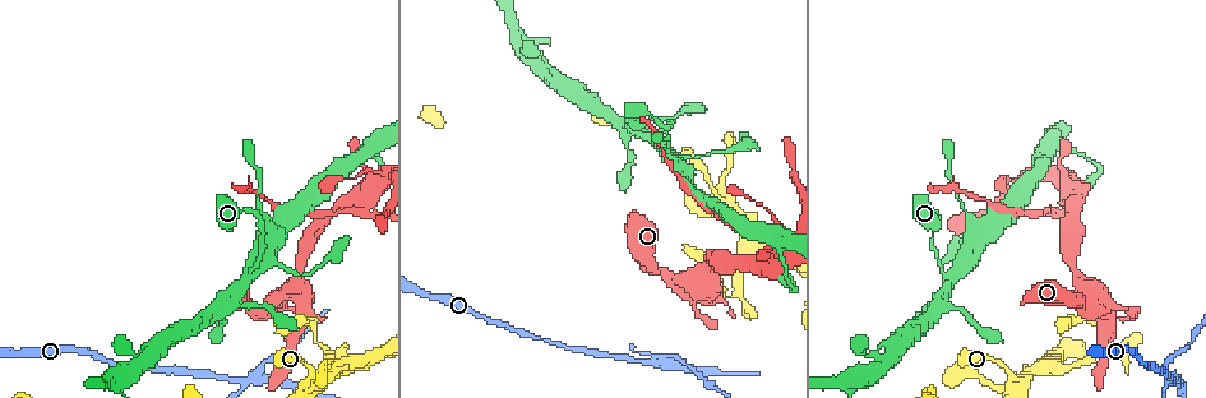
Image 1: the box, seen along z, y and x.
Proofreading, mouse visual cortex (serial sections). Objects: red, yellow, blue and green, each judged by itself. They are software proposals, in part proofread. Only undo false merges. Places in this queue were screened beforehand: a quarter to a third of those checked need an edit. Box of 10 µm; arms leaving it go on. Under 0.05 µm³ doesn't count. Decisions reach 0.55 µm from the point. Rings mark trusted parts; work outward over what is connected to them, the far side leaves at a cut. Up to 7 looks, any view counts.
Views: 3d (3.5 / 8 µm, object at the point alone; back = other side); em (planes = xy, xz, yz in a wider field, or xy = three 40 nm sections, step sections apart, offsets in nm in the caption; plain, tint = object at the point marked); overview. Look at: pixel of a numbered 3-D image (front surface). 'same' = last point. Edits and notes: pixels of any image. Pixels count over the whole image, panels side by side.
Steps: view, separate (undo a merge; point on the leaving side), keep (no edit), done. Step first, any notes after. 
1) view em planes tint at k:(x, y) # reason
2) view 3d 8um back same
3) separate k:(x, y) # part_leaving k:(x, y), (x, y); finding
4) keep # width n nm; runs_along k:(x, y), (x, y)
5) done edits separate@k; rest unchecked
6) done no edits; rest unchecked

view 3d 3.5um at 1:(672, 123) # narrows sharply

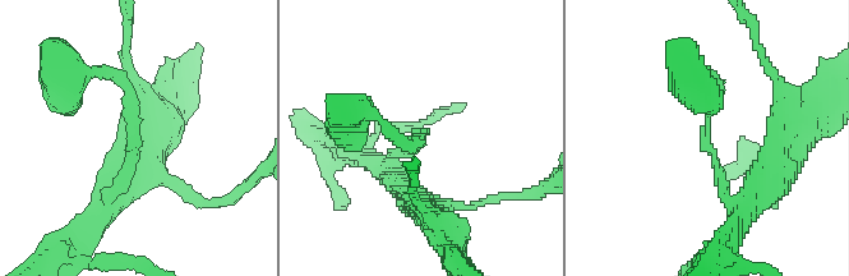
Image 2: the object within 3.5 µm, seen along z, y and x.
view em xy step 5 tint at 2:(139, 124)

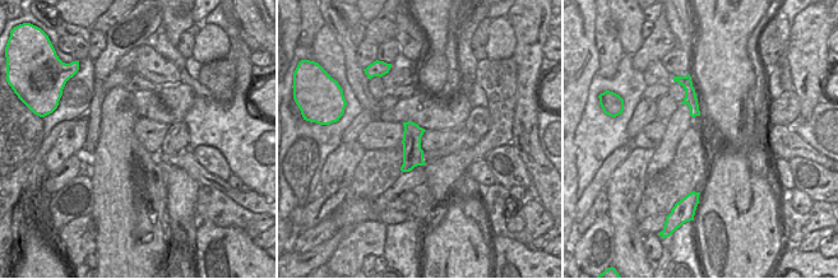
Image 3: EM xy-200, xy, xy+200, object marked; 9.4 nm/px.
view em xy step 2 tint same

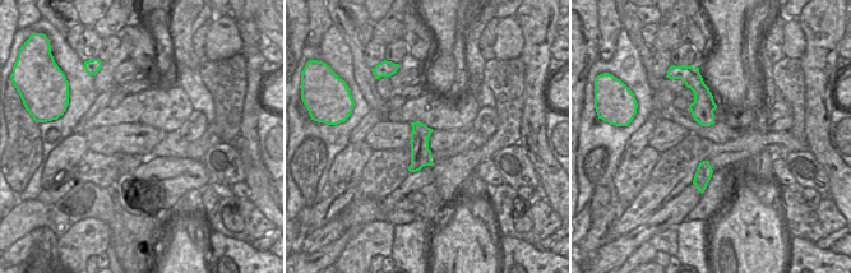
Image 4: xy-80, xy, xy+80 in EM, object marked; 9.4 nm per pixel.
keep # arm_widths 150, 150 nm; runs_along 2:(692, 70), (715, 79), (705, 142), (732, 201); all the same cell

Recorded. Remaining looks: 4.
view 3d 3.5um back at 1:(938, 303)

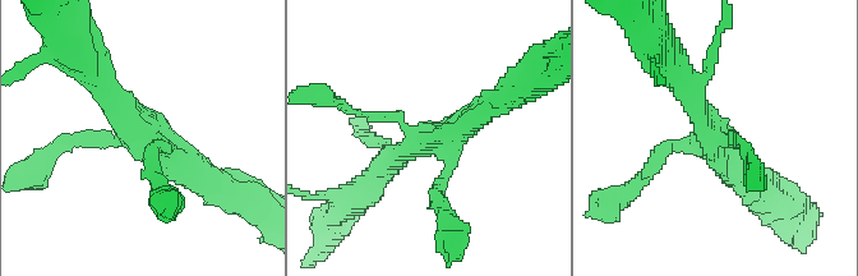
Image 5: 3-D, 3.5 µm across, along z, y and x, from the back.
view em xy step 3 tint at 5:(439, 138) # arms 4; arm_widths 150, 200, 300, 300 nm

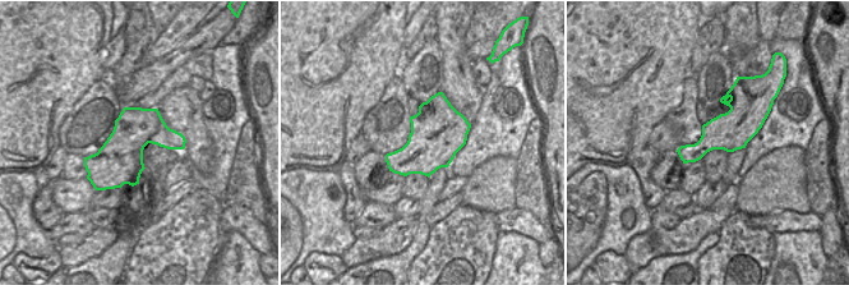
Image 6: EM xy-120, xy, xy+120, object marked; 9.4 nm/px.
keep # width 550 nm; runs_along 5:(101, 78), (141, 133), (215, 180); all the same cell

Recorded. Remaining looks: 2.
view 3d 3.5um at 1:(662, 358) # four arms meet

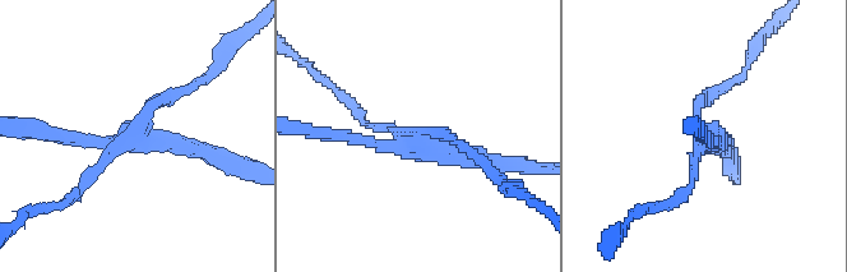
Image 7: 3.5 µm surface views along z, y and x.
view em xy step 5 tint at 7:(419, 140) # arms 4; arm_widths 150, 150, 150, 200 nm

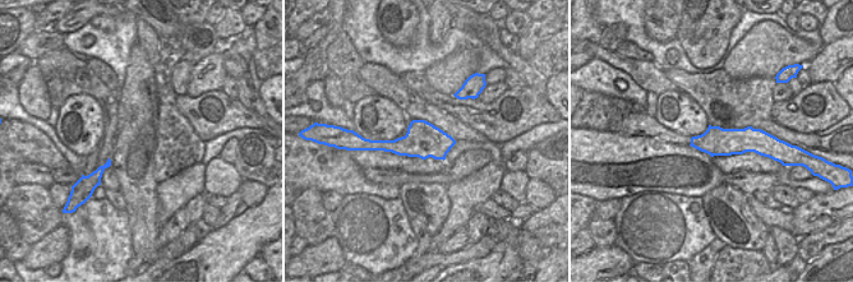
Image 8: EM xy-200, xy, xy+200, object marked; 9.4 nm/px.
separate 7:(83, 184) # part_leaving 7:(137, 130), (156, 102), (218, 63); a second cell is stuck on

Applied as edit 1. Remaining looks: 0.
done edits separate@7; rest unchecked

